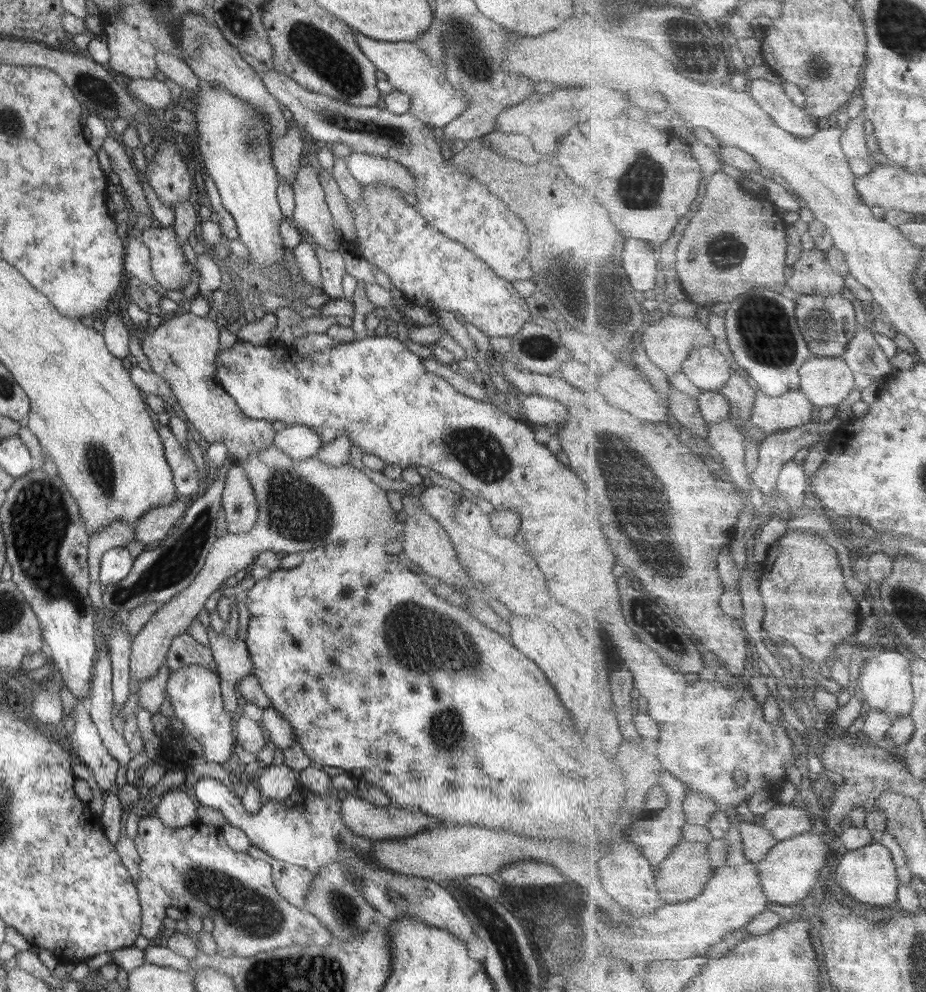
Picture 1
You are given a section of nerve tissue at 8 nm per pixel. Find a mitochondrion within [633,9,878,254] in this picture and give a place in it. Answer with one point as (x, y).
(693, 59)

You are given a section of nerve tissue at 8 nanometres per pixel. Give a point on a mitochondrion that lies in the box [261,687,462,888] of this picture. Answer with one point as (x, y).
(341, 840)

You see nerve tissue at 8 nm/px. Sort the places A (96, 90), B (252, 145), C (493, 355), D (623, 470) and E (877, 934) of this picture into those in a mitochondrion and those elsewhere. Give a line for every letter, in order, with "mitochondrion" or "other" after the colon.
A: mitochondrion
B: mitochondrion
C: other
D: mitochondrion
E: other

